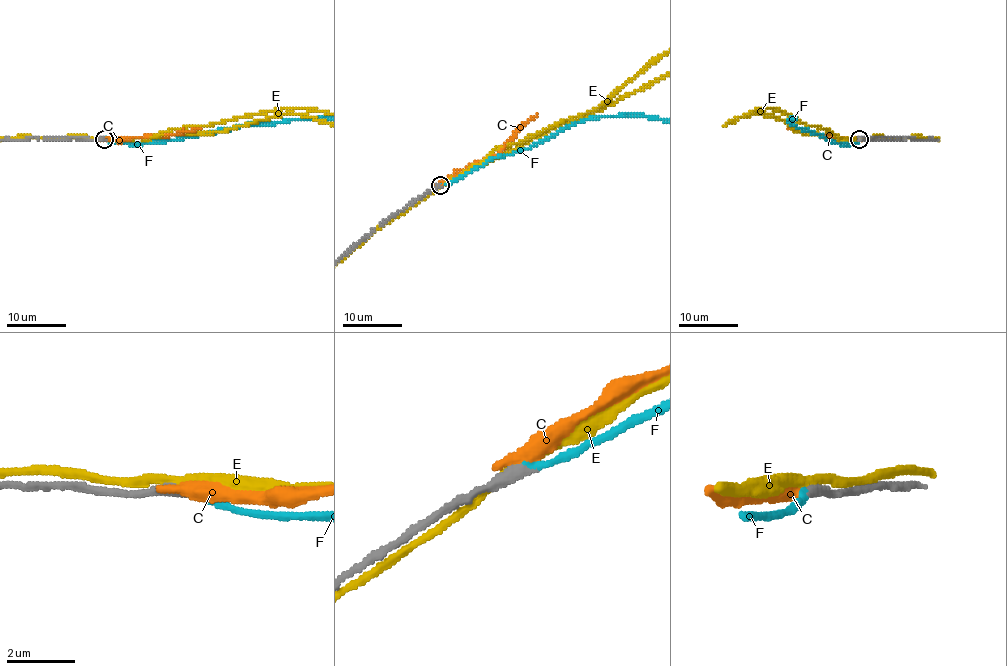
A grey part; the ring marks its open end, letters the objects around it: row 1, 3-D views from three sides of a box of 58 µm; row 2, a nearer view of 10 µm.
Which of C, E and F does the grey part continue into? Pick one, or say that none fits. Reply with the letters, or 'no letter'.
F

